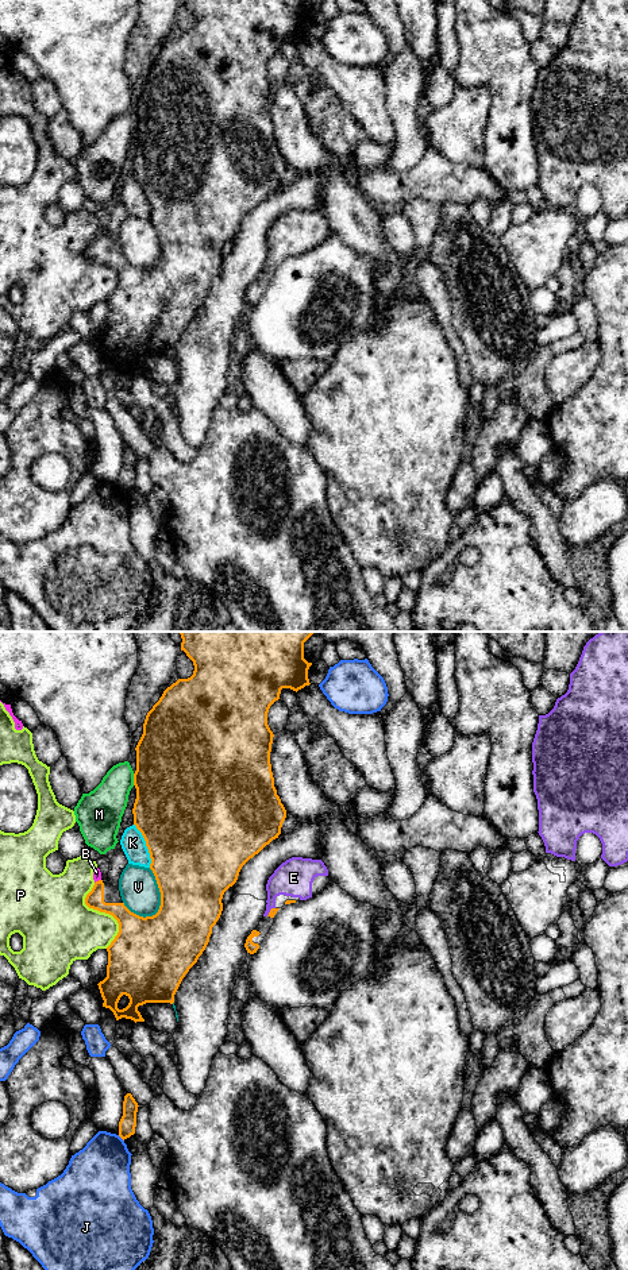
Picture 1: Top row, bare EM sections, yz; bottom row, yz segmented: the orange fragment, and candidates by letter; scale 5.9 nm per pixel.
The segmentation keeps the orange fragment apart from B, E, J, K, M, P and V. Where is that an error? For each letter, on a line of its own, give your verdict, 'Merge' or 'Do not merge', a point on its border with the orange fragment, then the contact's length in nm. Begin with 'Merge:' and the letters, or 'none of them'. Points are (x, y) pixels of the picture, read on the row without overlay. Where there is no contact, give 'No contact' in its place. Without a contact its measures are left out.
Merge: E
B: Do not merge. Touches orange at yz (99, 232). Shared border 50 nm
E: Merge. Touches orange at yz (270, 263). Shared border 80 nm
J: Do not merge. Touches orange at yz (120, 489). Shared border 50 nm
K: Do not merge. Touches orange at yz (146, 197). Shared border 280 nm
M: Do not merge. Touches orange at yz (134, 131). Shared border 70 nm
P: Do not merge. Touches orange at yz (104, 263). Shared border 400 nm
V: Do not merge. Touches orange at yz (161, 249). Shared border 300 nm

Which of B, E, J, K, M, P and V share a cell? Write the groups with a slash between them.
B P / E / J / K / M / V

